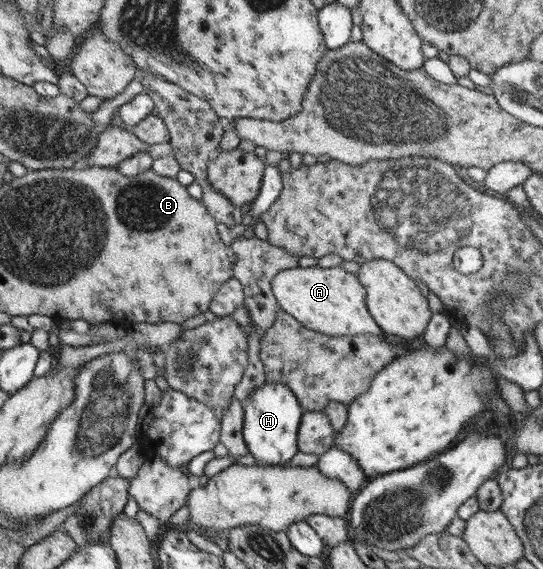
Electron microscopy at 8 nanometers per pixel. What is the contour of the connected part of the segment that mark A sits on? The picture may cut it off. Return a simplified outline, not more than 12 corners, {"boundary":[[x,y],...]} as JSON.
{"boundary":[[340,266],[283,269],[279,310],[328,337],[382,336]]}

